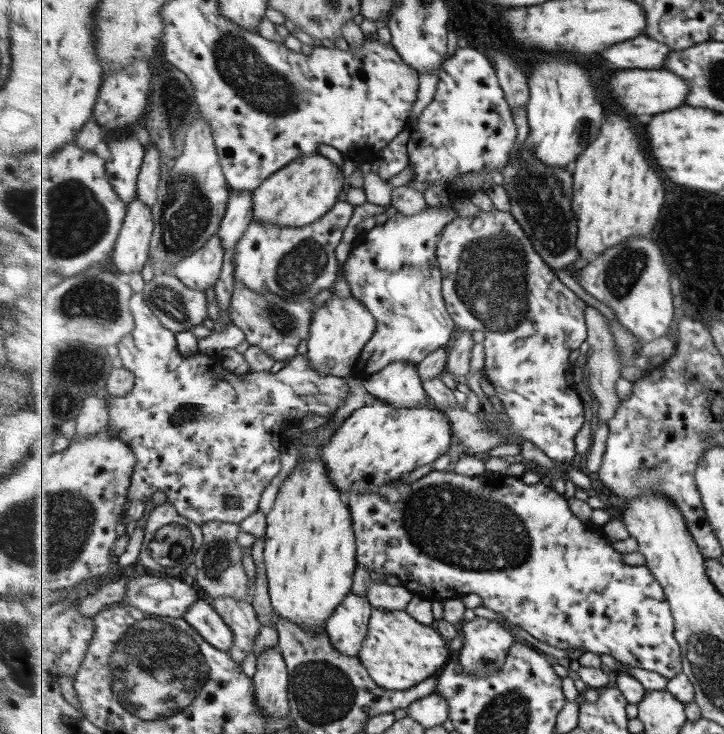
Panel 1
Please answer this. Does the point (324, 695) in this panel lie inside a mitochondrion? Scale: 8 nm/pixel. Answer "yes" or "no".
yes

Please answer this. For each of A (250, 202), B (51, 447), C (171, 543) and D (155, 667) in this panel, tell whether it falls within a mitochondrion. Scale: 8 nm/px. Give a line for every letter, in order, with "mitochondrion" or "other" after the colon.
A: other
B: other
C: mitochondrion
D: mitochondrion

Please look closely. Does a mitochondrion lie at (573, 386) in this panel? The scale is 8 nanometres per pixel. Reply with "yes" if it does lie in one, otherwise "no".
no

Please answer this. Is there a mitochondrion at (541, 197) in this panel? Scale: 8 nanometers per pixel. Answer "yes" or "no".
yes

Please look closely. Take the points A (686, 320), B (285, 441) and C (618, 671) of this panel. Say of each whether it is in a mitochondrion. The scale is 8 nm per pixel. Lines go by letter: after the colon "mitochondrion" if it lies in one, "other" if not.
A: other
B: other
C: other

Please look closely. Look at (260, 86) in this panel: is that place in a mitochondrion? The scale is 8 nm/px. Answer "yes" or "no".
yes

